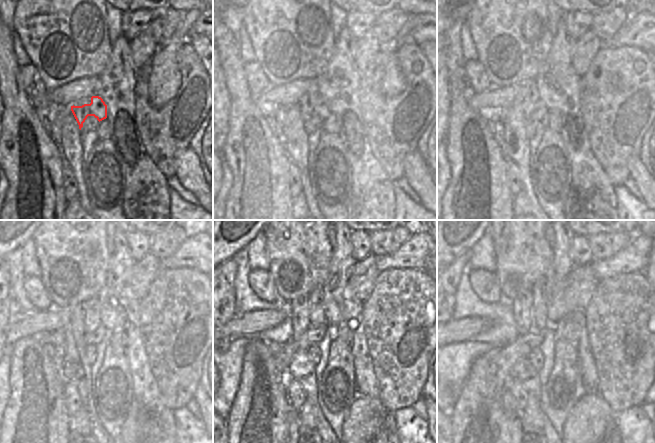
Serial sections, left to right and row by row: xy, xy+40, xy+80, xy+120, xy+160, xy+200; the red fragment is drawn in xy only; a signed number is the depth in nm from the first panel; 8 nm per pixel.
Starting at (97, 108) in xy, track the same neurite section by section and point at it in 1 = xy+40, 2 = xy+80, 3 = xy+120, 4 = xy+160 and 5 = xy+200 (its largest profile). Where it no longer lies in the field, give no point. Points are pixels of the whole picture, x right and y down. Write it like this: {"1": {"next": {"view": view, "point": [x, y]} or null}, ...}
{"1": {"next": {"view": "xy+40", "point": [320, 108]}}, "2": {"next": {"view": "xy+80", "point": [540, 111]}}, "3": {"next": {"view": "xy+120", "point": [94, 338]}}, "4": {"next": {"view": "xy+160", "point": [311, 337]}}, "5": {"next": {"view": "xy+200", "point": [521, 348]}}}

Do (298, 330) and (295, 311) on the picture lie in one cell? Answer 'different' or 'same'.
same

